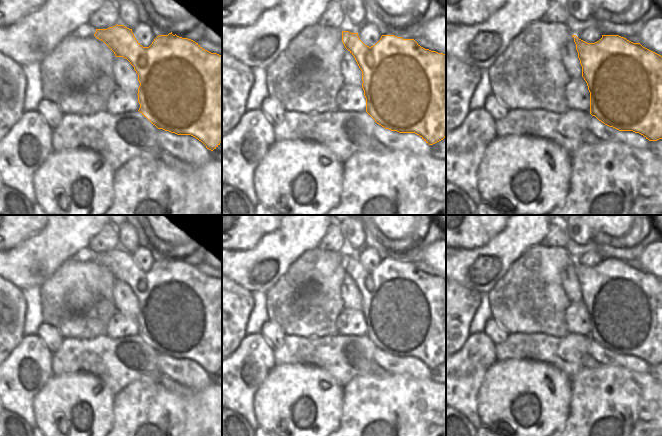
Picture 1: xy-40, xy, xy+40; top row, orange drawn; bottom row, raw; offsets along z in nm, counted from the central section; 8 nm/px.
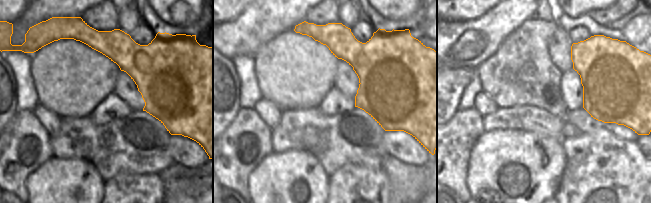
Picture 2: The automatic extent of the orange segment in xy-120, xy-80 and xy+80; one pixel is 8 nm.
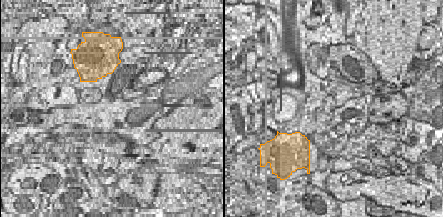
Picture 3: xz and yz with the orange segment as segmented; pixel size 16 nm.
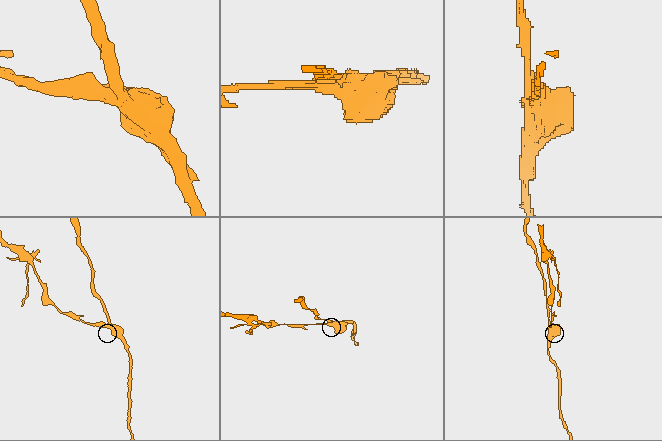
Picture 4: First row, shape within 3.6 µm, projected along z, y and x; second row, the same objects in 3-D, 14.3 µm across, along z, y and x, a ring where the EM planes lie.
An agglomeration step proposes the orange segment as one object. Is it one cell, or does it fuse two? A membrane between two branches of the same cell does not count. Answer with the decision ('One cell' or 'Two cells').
Two cells

